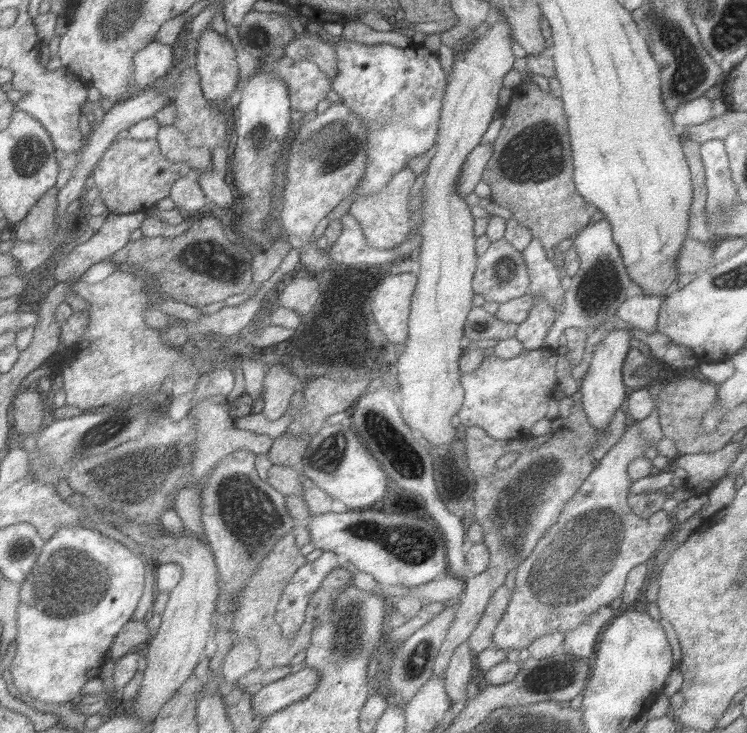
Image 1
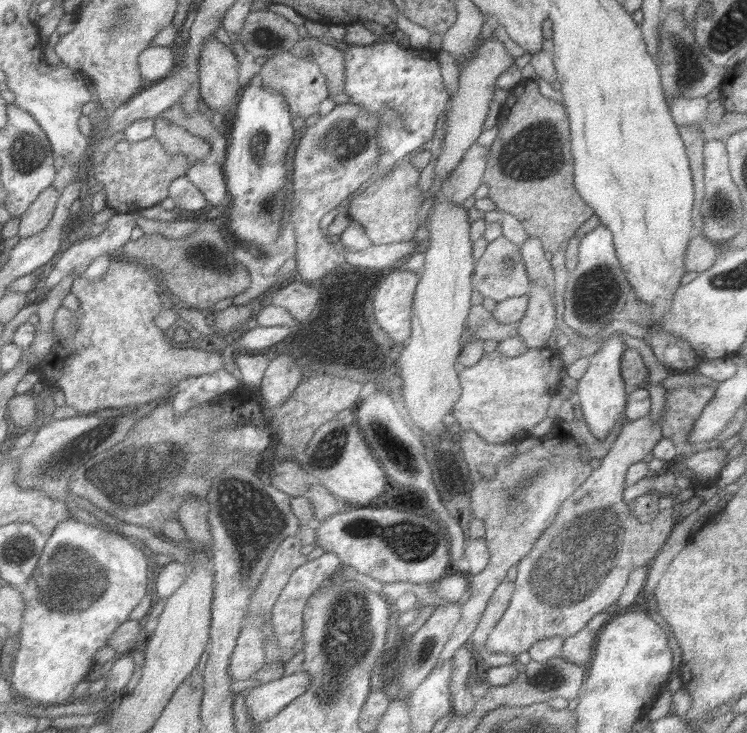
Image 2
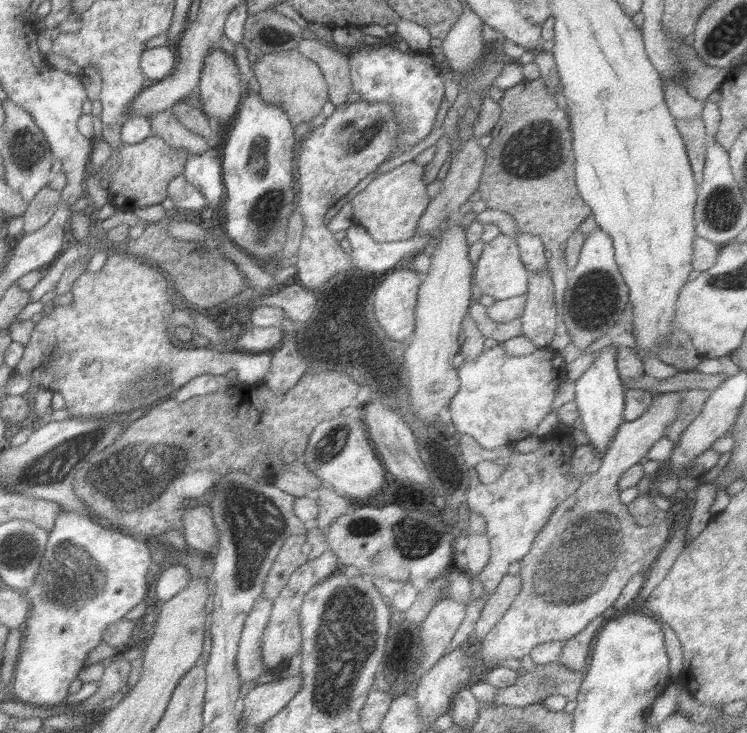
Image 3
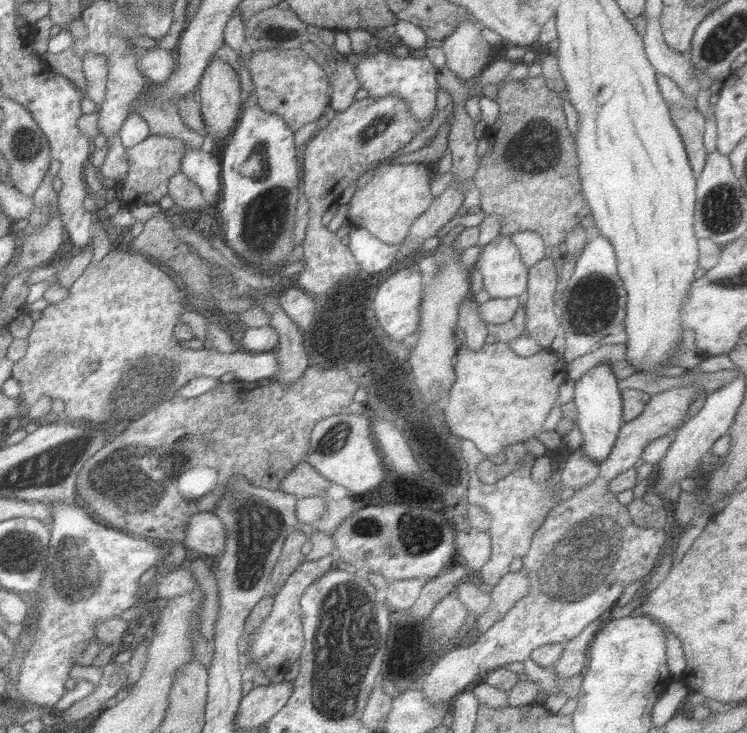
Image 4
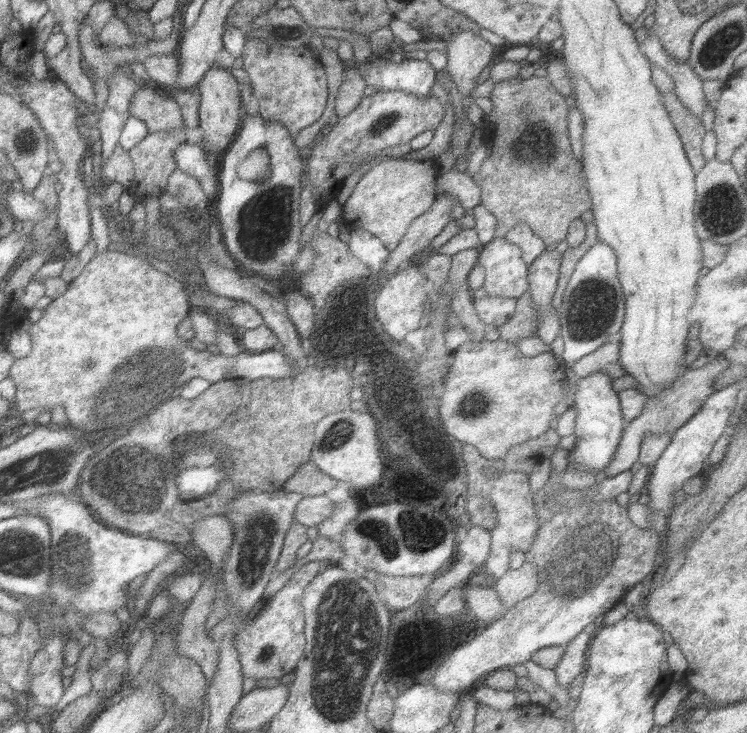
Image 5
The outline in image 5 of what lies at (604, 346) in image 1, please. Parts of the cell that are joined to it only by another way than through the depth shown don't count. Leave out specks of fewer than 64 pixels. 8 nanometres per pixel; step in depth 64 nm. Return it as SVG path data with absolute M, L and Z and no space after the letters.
M593 372L575 384L575 446L567 456L569 464L575 464L579 468L589 468L601 472L607 464L611 464L615 450L619 446L621 434L625 430L625 418L621 412L621 400L619 394L613 392L613 380L609 374Z

